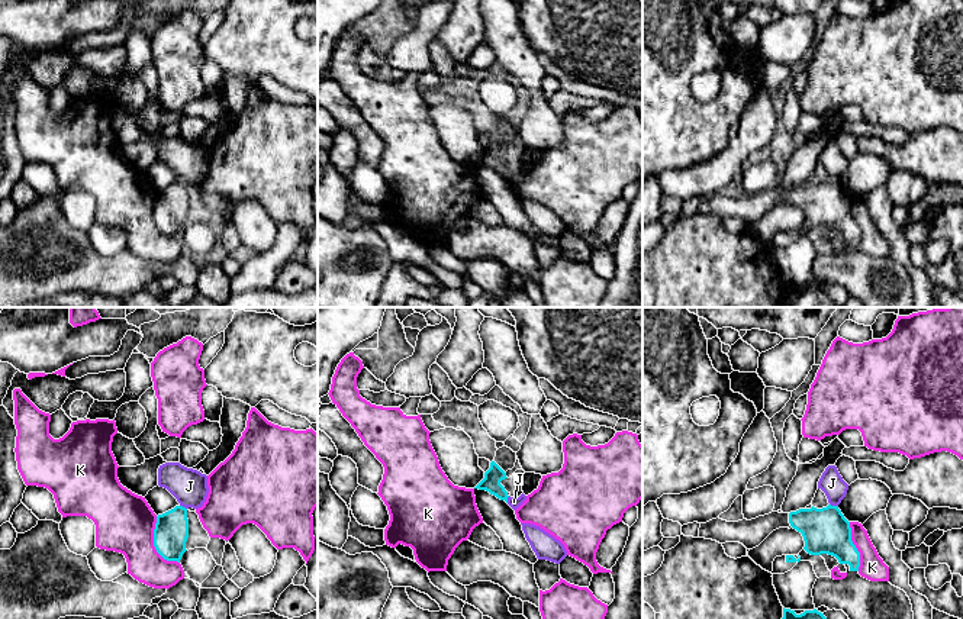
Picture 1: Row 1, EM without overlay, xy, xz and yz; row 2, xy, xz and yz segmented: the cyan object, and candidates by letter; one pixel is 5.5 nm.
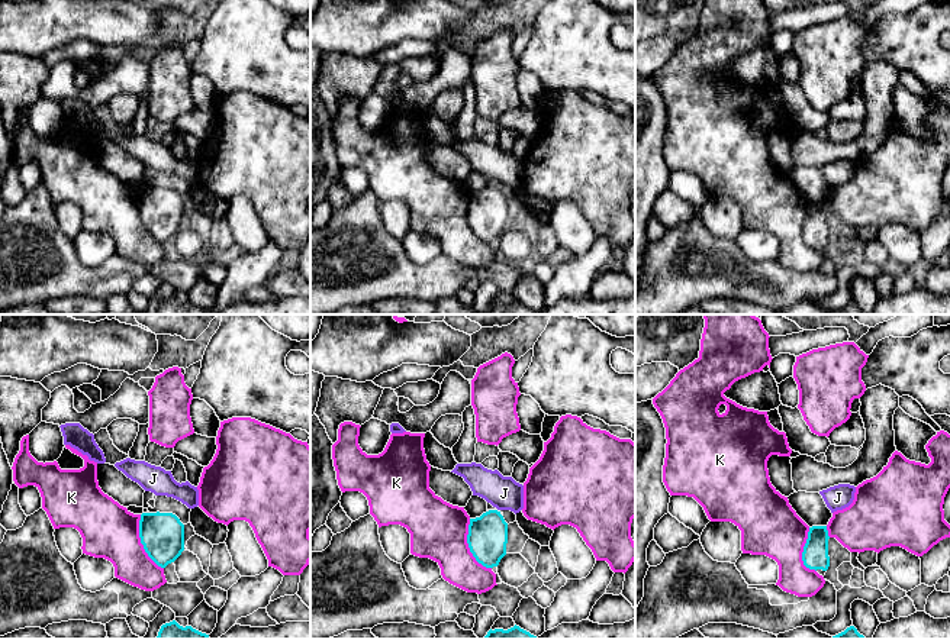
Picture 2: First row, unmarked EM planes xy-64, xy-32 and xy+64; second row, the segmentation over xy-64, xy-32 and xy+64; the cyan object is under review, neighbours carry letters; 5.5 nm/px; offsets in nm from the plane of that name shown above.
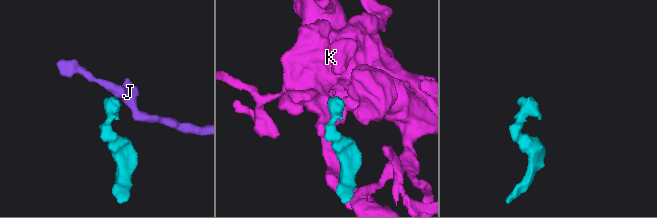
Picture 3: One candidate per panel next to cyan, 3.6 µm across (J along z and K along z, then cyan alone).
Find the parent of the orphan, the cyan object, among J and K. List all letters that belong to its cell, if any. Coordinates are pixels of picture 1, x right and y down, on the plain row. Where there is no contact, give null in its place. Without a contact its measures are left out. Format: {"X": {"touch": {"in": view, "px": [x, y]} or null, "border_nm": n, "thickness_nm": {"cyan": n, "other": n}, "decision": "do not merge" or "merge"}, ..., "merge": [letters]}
{"J": {"touch": {"in": "yz", "px": [834, 181]}, "border_nm": 50, "thickness_nm": {"cyan": 260, "other": 140}, "decision": "do not merge"}, "K": {"touch": {"in": "xy", "px": [154, 221]}, "border_nm": 300, "thickness_nm": {"cyan": 190, "other": 320}, "decision": "do not merge"}, "merge": []}

